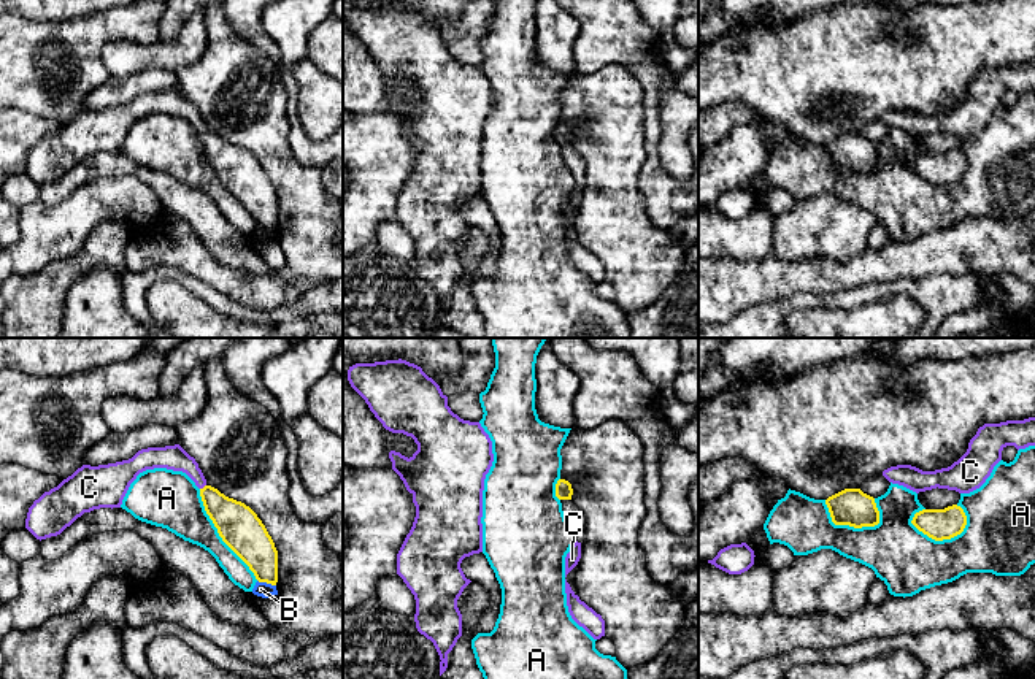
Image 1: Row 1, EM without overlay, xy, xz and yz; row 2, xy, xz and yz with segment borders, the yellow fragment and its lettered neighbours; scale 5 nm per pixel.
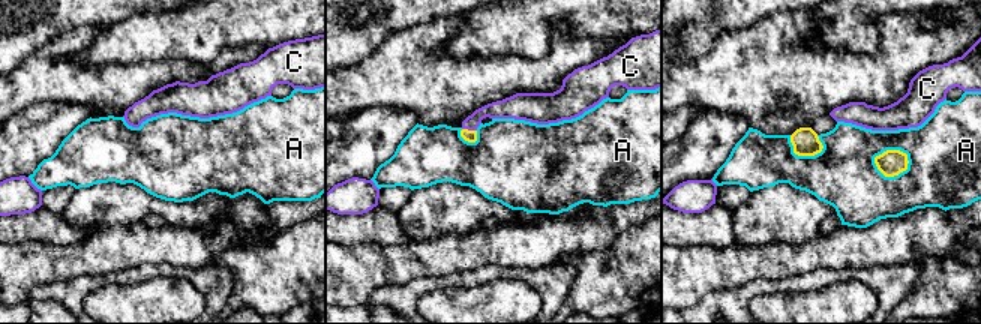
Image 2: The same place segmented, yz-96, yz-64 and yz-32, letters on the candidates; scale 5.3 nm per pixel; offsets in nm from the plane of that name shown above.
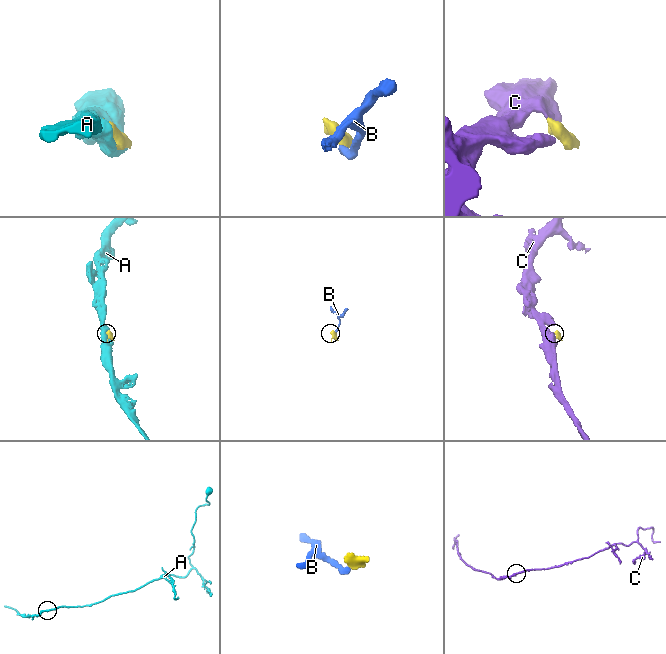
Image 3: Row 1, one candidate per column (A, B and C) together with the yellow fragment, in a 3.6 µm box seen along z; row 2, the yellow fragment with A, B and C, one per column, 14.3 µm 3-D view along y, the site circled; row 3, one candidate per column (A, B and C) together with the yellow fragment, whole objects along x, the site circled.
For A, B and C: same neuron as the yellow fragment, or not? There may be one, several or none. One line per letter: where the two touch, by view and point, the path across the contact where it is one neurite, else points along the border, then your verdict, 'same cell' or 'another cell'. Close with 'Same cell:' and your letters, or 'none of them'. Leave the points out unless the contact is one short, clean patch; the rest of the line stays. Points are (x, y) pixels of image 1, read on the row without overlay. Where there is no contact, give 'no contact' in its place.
A: meets yellow in yz at (943, 183); another cell
B: meets yellow in xy at (267, 227); border along xy (257, 224), (275, 230); another cell
C: meets yellow in xy at (203, 132); runs through xy (237, 168), (203, 132), (181, 105), (172, 102); same cell
Same cell: C

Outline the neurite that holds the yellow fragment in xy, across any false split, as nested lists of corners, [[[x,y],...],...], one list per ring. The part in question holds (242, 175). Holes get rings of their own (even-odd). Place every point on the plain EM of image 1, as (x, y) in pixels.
[[[179,89],[148,92],[132,103],[108,109],[83,109],[29,152],[25,173],[37,182],[60,179],[84,157],[121,152],[122,144],[146,114],[186,117],[200,133],[206,159],[222,186],[249,211],[259,227],[276,230],[278,195],[257,159],[241,146],[206,129],[198,108]]]

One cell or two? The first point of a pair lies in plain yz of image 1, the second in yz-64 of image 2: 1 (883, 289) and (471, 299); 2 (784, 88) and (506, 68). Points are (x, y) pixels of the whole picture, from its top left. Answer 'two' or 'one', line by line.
1: two
2: one

